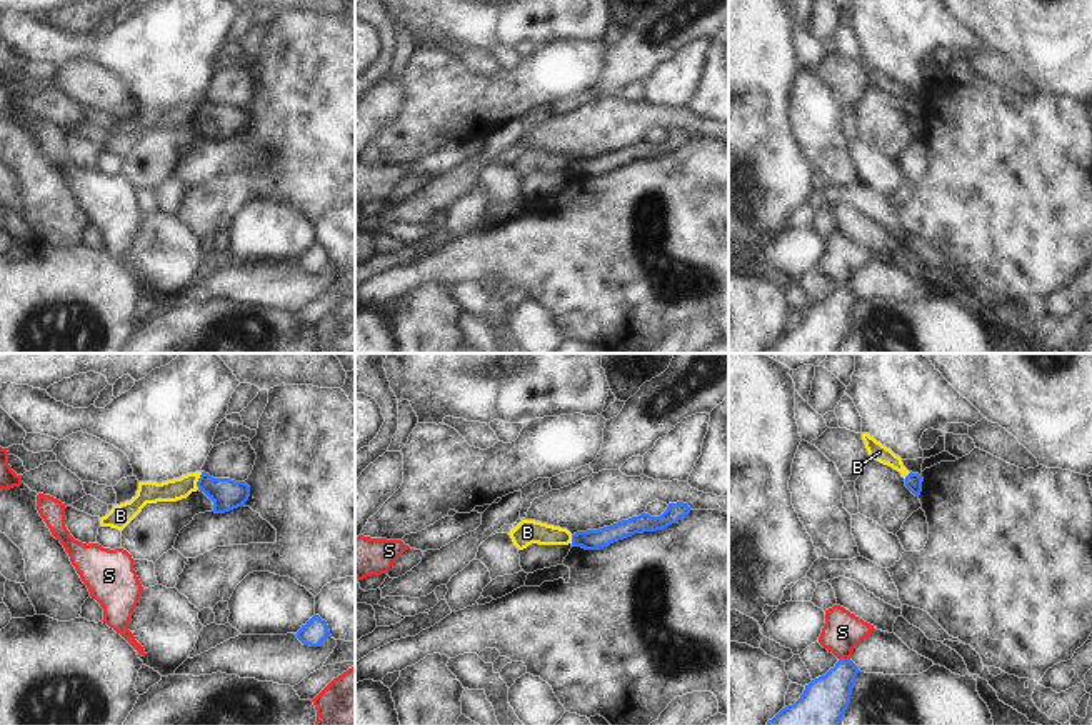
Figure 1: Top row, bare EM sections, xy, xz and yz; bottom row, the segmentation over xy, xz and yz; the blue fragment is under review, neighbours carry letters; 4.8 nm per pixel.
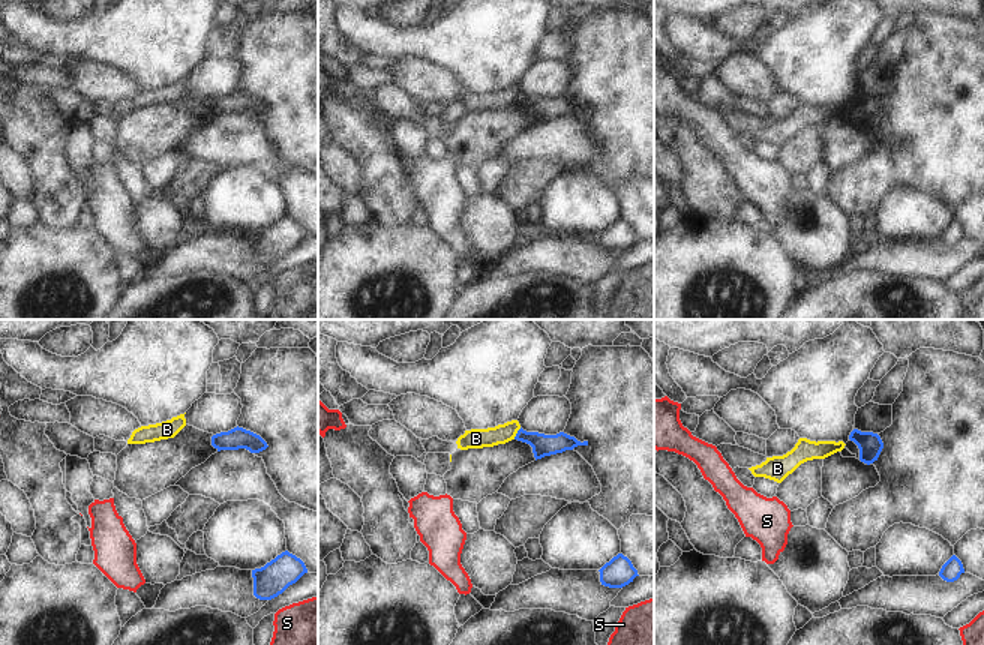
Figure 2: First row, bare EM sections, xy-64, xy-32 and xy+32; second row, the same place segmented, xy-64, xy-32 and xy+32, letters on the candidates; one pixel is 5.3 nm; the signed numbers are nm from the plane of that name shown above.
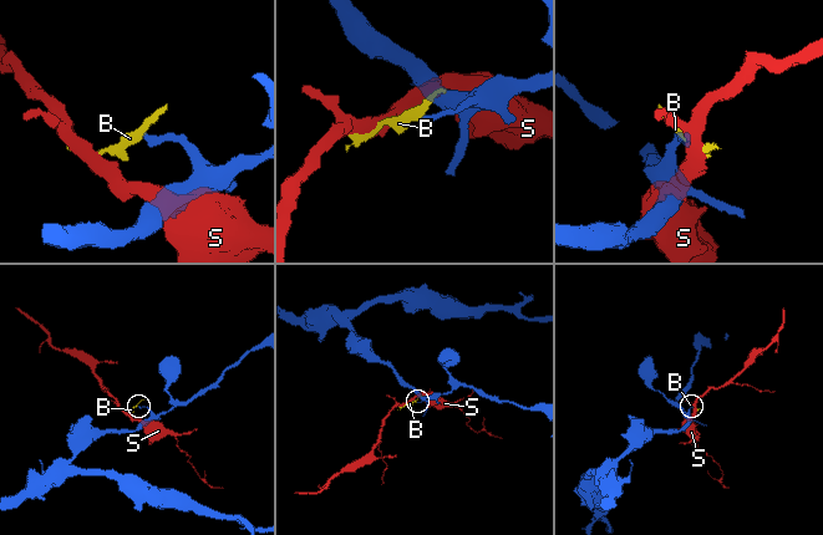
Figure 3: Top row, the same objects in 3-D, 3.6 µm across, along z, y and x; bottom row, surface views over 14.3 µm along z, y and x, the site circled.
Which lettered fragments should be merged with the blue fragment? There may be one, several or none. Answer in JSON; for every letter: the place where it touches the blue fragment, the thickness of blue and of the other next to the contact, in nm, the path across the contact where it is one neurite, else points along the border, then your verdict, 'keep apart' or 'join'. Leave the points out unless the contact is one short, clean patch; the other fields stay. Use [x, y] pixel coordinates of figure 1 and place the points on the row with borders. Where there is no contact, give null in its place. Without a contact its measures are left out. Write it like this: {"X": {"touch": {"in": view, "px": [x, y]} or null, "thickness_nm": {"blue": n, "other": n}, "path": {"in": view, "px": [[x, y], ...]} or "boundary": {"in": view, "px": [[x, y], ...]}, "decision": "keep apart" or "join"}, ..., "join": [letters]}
{"B": {"touch": {"in": "xy", "px": [199, 480]}, "thickness_nm": {"blue": 150, "other": 110}, "boundary": {"in": "xy", "px": [[202, 472], [197, 489]]}, "decision": "keep apart"}, "S": {"touch": {"in": "yz", "px": [844, 659]}, "thickness_nm": {"blue": 220, "other": 190}, "decision": "keep apart"}, "join": []}

